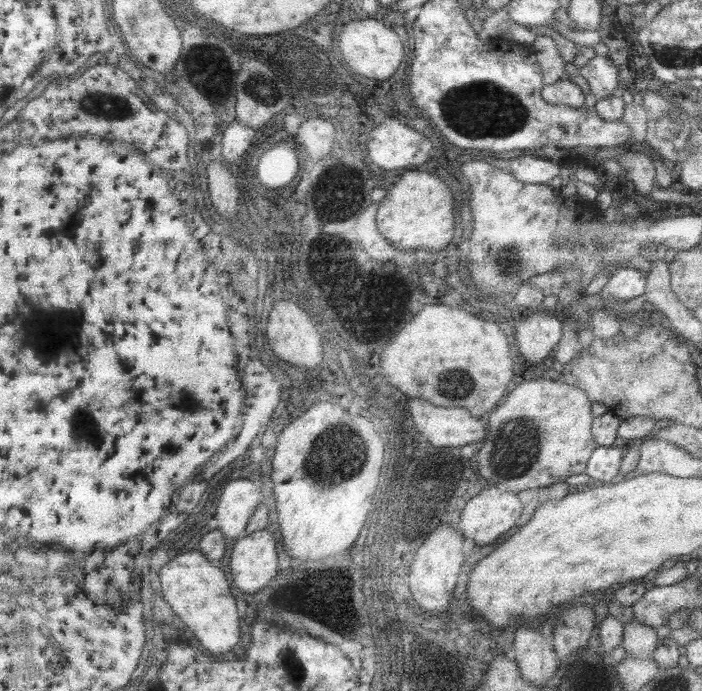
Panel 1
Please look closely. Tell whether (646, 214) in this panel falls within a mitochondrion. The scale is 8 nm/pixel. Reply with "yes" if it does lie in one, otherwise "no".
no

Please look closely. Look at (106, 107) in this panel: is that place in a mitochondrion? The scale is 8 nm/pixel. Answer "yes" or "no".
yes

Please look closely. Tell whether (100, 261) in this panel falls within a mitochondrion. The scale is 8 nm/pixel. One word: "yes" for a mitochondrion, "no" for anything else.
no

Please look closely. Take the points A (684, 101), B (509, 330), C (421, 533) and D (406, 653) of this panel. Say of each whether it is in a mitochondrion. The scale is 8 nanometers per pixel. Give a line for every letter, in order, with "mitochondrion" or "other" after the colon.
A: other
B: other
C: other
D: mitochondrion

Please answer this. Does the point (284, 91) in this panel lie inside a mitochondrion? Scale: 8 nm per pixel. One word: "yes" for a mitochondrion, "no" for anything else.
yes

